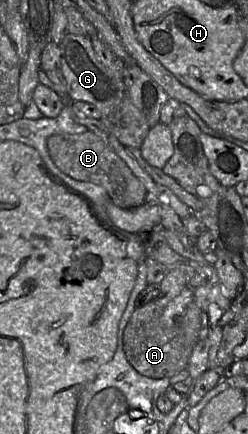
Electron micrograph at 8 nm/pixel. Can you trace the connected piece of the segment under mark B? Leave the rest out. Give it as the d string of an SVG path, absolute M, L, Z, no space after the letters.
M90 130L82 134L56 134L47 139L49 155L67 176L90 182L104 188L110 201L121 209L134 209L147 201L143 183L132 173L126 163L95 133Z

